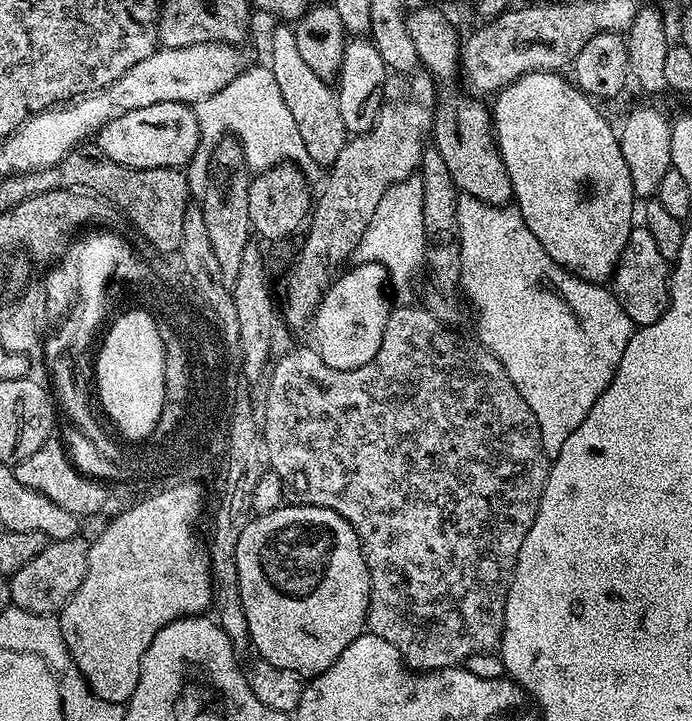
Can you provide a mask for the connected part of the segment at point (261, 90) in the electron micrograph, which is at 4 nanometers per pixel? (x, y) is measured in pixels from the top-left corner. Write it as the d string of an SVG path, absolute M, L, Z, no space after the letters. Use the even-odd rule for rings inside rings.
M267 66L245 67L232 82L222 86L222 90L199 100L194 111L200 127L200 145L186 168L188 191L193 197L203 197L204 189L208 187L212 151L227 136L238 141L245 164L256 172L289 162L297 166L309 163L306 146L302 146L302 137L298 135L298 126L294 126L294 117L290 115L286 102L282 102L278 82L274 82L274 74Z

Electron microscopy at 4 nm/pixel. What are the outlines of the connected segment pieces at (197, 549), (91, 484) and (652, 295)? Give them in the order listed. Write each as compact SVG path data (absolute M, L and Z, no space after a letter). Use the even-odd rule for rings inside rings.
M175 488L175 490L164 492L164 496L156 496L153 500L140 503L139 506L130 505L129 510L126 512L113 515L108 520L109 524L97 534L96 541L93 539L89 543L86 578L82 578L82 586L78 586L78 590L72 595L70 602L66 602L66 606L60 609L58 619L60 621L60 629L62 630L62 638L70 650L70 654L74 658L81 676L88 683L88 689L99 700L105 700L111 704L127 705L129 698L131 698L138 686L140 663L150 646L150 642L154 638L154 634L158 634L158 630L162 630L162 626L166 626L175 620L180 620L183 616L199 616L207 613L213 607L214 581L212 578L212 565L208 562L208 553L205 545L203 543L200 545L199 538L195 536L195 532L198 530L198 525L200 524L195 517L196 511L205 510L205 508L206 504L200 500L200 491L198 489Z
M49 438L42 442L42 446L38 446L38 450L34 450L34 454L29 454L27 458L22 458L22 462L14 465L14 471L22 486L27 486L29 490L34 490L38 494L46 494L46 498L50 498L50 502L54 502L55 505L62 506L62 510L70 510L70 514L81 518L100 516L105 504L110 500L107 490L98 481L83 476L72 465L72 461L73 457L61 441Z
M642 226L633 227L620 261L616 263L616 271L612 273L610 291L616 295L633 325L653 324L662 318L670 299L670 261L662 258L650 230Z

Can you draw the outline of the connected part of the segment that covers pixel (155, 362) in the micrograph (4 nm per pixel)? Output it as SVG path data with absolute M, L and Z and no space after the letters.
M129 310L111 321L108 333L103 333L104 345L94 356L94 388L100 391L100 404L104 416L111 421L115 431L128 440L147 441L162 414L164 404L163 360L164 344L155 318L145 310Z

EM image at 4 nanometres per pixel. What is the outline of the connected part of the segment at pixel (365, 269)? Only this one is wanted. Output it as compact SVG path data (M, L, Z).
M356 262L349 272L343 272L329 284L316 307L314 347L326 366L334 366L334 370L354 370L366 366L366 362L378 354L378 346L382 346L382 334L390 311L384 283L389 283L390 273L380 264L363 262Z

